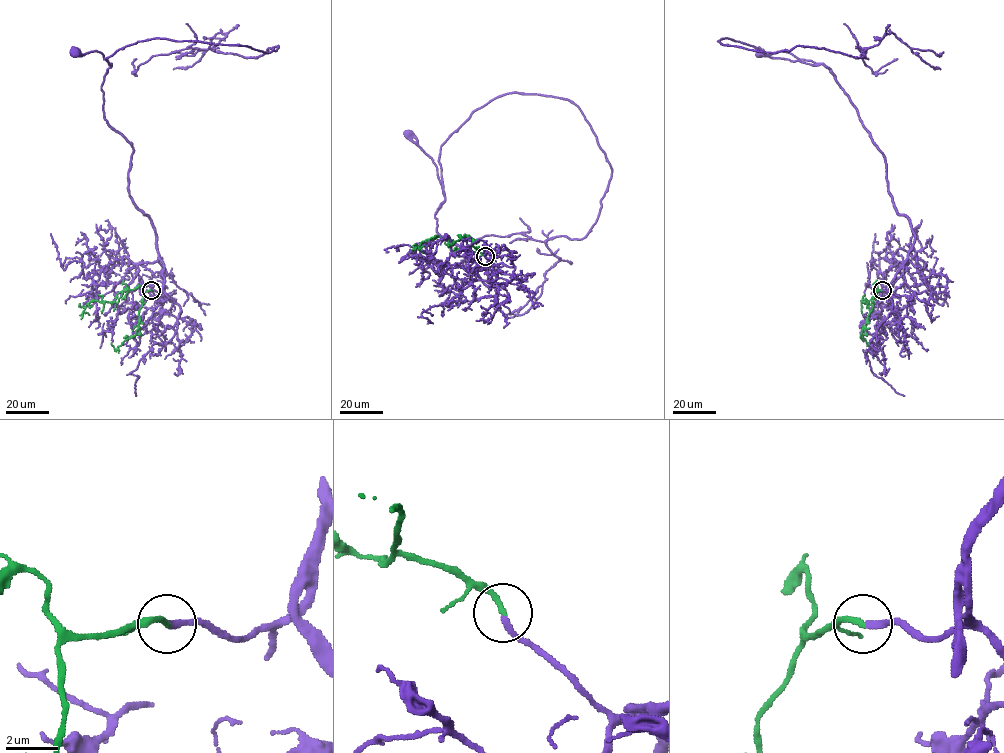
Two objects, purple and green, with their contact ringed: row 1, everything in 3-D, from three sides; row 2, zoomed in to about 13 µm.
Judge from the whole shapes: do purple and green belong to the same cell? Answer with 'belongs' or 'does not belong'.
belongs

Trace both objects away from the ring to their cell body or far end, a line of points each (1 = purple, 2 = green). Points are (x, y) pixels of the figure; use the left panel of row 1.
1: (151, 290), (163, 288), (163, 263), (129, 196), (133, 149), (105, 118), (111, 64), (74, 53)
2: (151, 290), (144, 291), (140, 286), (120, 291), (114, 301), (92, 300), (83, 311), (89, 315)

